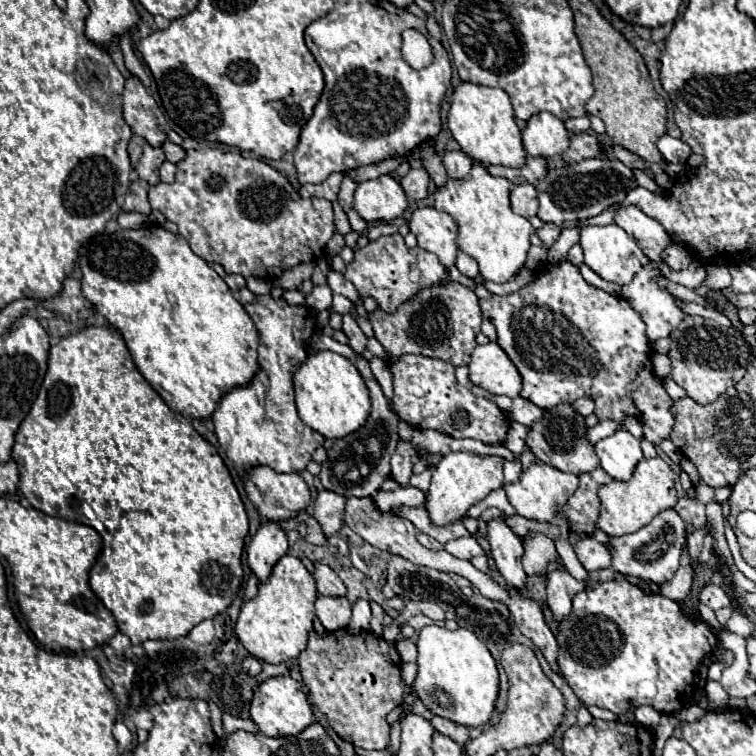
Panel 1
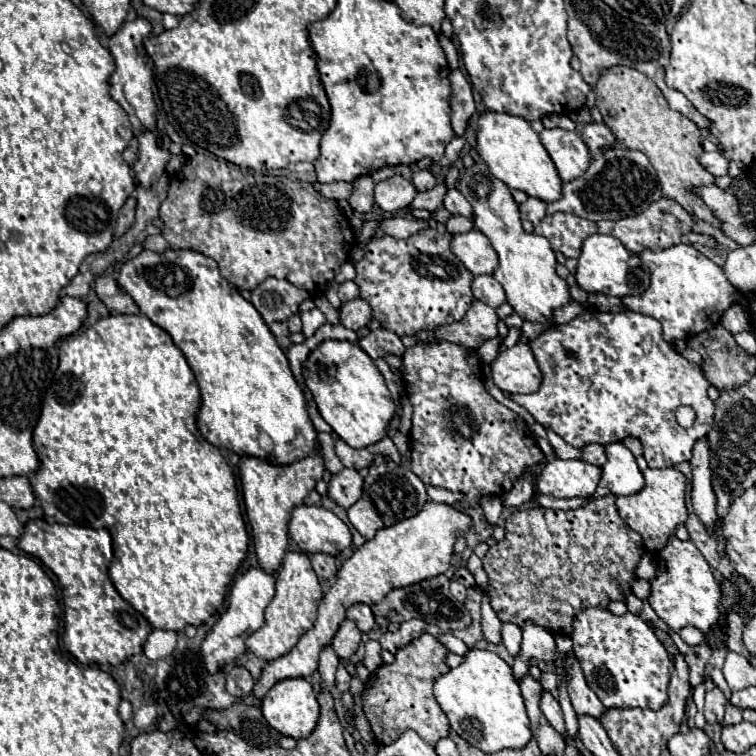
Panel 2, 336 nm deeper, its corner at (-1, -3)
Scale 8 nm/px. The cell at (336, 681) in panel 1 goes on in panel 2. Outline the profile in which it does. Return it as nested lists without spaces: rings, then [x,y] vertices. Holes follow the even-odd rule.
[[[421,634],[411,644],[403,646],[395,654],[393,664],[383,664],[371,676],[371,684],[365,690],[365,716],[371,730],[381,744],[395,742],[405,730],[415,730],[425,742],[435,746],[439,738],[449,734],[449,720],[433,696],[435,678],[447,674],[451,668],[445,664],[447,648],[431,634]]]

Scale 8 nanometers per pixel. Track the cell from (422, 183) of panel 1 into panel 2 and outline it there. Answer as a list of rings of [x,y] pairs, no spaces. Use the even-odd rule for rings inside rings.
[[[421,170],[421,172],[415,172],[411,182],[415,184],[415,188],[419,192],[425,192],[425,190],[431,190],[435,184],[437,184],[437,178],[429,172],[429,170]]]

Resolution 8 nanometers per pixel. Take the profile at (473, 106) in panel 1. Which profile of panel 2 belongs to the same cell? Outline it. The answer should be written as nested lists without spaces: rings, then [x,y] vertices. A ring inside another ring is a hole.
[[[505,112],[481,114],[477,122],[477,152],[489,166],[491,174],[505,182],[509,188],[521,190],[527,196],[539,198],[543,202],[557,202],[561,198],[563,182],[557,174],[557,168],[541,144],[539,134],[533,132],[527,120]]]

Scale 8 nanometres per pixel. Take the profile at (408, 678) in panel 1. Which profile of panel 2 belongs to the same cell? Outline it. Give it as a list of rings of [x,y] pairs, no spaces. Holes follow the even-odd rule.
[[[441,634],[441,636],[439,636],[439,640],[441,640],[441,642],[447,646],[447,650],[449,650],[449,652],[453,652],[453,654],[461,654],[461,656],[465,656],[465,654],[469,652],[467,644],[465,644],[463,640],[455,638],[453,634]]]

